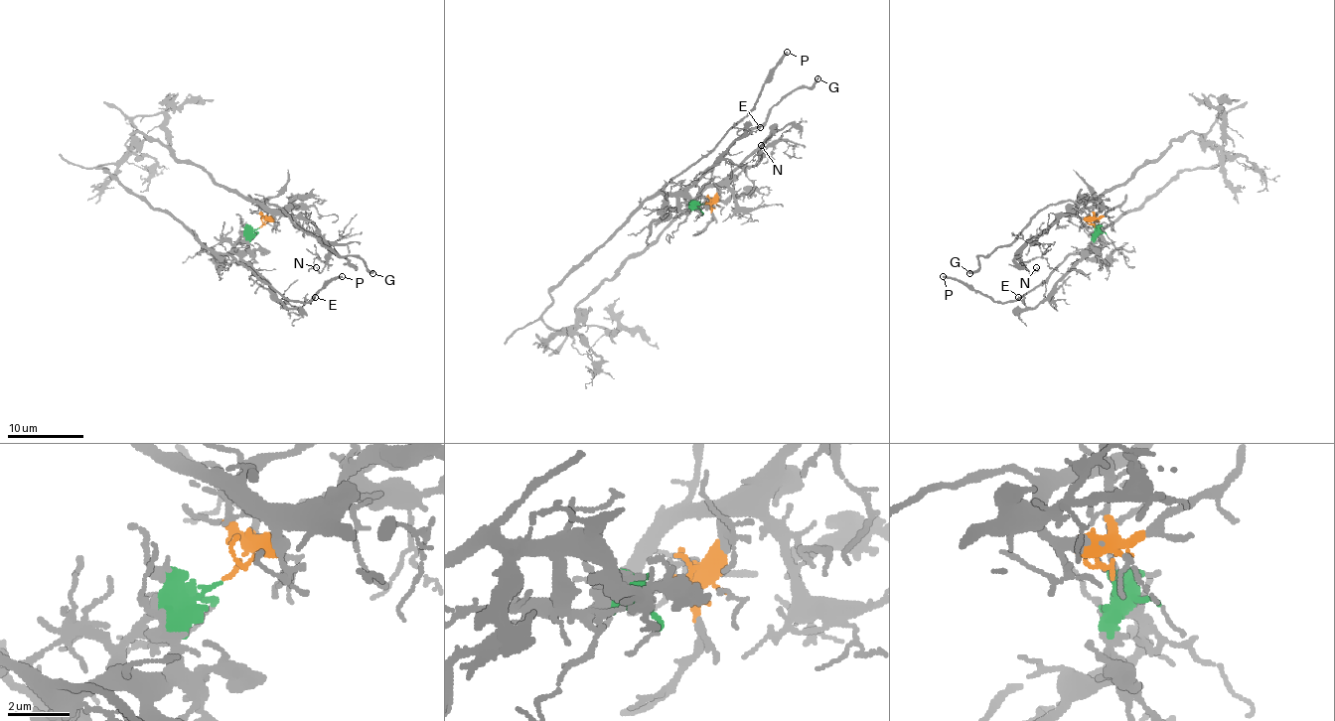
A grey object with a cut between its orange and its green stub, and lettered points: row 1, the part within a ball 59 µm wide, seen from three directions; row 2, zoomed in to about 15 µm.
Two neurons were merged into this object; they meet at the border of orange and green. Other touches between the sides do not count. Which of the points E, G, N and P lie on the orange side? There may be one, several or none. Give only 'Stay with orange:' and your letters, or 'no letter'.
Stay with orange: G, N

